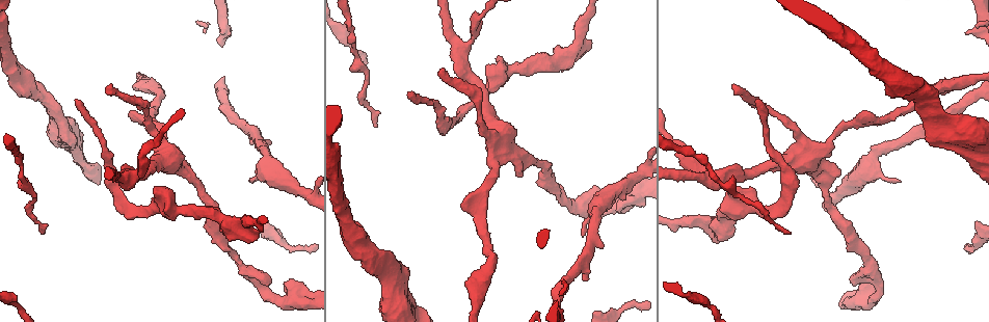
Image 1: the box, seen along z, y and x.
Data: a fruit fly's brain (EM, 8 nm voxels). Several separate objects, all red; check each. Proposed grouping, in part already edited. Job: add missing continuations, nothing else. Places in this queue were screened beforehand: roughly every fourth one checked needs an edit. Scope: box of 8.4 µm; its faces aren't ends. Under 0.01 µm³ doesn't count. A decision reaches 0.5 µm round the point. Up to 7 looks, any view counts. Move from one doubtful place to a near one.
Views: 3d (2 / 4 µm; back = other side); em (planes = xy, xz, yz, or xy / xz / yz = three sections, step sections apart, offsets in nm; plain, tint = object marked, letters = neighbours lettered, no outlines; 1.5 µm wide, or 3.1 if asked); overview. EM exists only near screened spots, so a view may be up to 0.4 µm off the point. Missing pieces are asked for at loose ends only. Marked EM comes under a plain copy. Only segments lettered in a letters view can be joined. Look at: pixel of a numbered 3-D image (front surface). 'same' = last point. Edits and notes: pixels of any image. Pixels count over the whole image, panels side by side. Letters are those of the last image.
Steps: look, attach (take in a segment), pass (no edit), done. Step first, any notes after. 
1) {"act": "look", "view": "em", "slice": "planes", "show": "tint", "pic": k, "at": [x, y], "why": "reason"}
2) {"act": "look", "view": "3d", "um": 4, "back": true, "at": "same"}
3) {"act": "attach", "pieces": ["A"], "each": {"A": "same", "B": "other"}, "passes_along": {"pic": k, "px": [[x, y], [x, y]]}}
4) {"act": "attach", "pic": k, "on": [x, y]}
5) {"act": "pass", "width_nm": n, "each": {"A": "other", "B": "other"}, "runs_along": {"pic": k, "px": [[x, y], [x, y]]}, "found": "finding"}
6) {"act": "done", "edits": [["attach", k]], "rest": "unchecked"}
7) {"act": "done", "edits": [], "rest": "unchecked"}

{"act": "look", "view": "3d", "um": 2, "pic": 1, "at": [518, 175], "why": "branch stops here"}

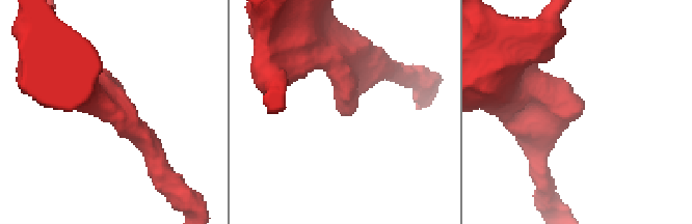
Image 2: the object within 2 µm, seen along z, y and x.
{"act": "look", "view": "em", "slice": "planes", "show": "tint", "pic": 2, "at": [343, 115], "why": "shape alone is not enough"}

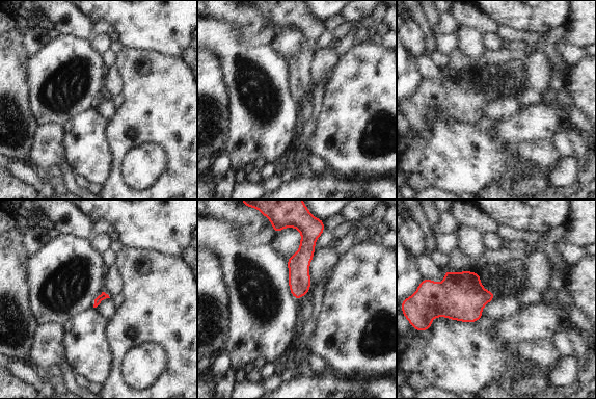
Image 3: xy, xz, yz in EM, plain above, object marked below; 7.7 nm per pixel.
{"act": "look", "view": "em", "slice": "planes", "show": "letters", "at": "same"}

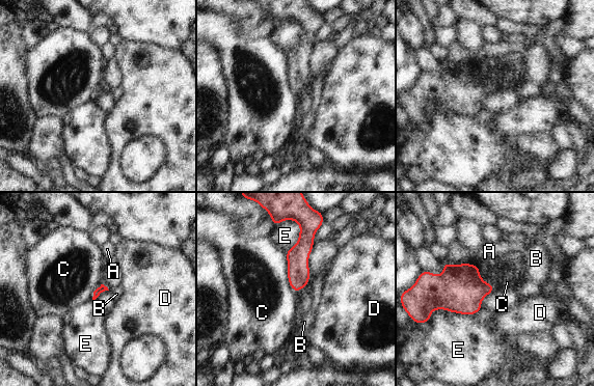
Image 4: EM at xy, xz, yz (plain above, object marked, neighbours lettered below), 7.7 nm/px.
{"act": "pass", "each": {"A": "other", "B": "other", "C": "other", "D": "other", "E": "other"}, "runs_along": {"pic": 4, "px": [[307, 230], [298, 254], [296, 288]]}, "found": "none of them fits"}

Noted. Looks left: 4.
{"act": "look", "view": "3d", "um": 2, "pic": 1, "at": [249, 140], "why": "branch stops here"}

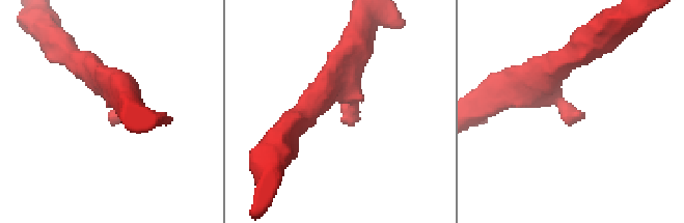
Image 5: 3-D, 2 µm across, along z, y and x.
{"act": "look", "view": "em", "slice": "yz", "step": 4, "show": "tint", "pic": 5, "at": [350, 123]}

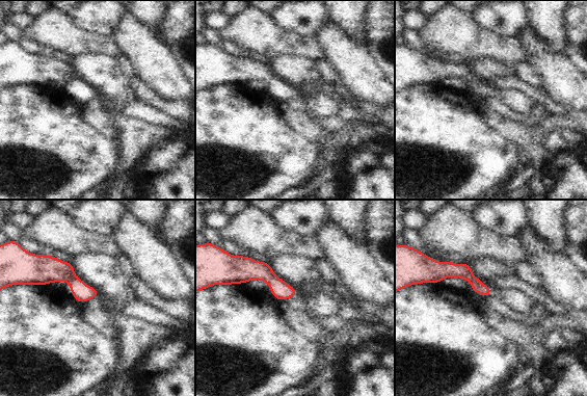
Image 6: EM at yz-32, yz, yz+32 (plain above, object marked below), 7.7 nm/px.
{"act": "look", "view": "em", "slice": "planes", "show": "letters", "at": "same", "why": "cut it another way"}

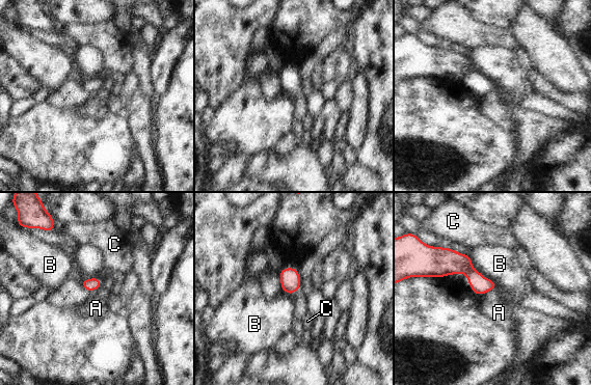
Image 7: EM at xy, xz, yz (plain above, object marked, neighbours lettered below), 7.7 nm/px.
{"act": "pass", "each": {"A": "other", "B": "other", "C": "other"}, "border": {"pic": 7, "px": [[467, 254], [497, 289]]}, "found": "no lettered segment goes on from it"}

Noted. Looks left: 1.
{"act": "done", "edits": [], "rest": "unchecked"}

